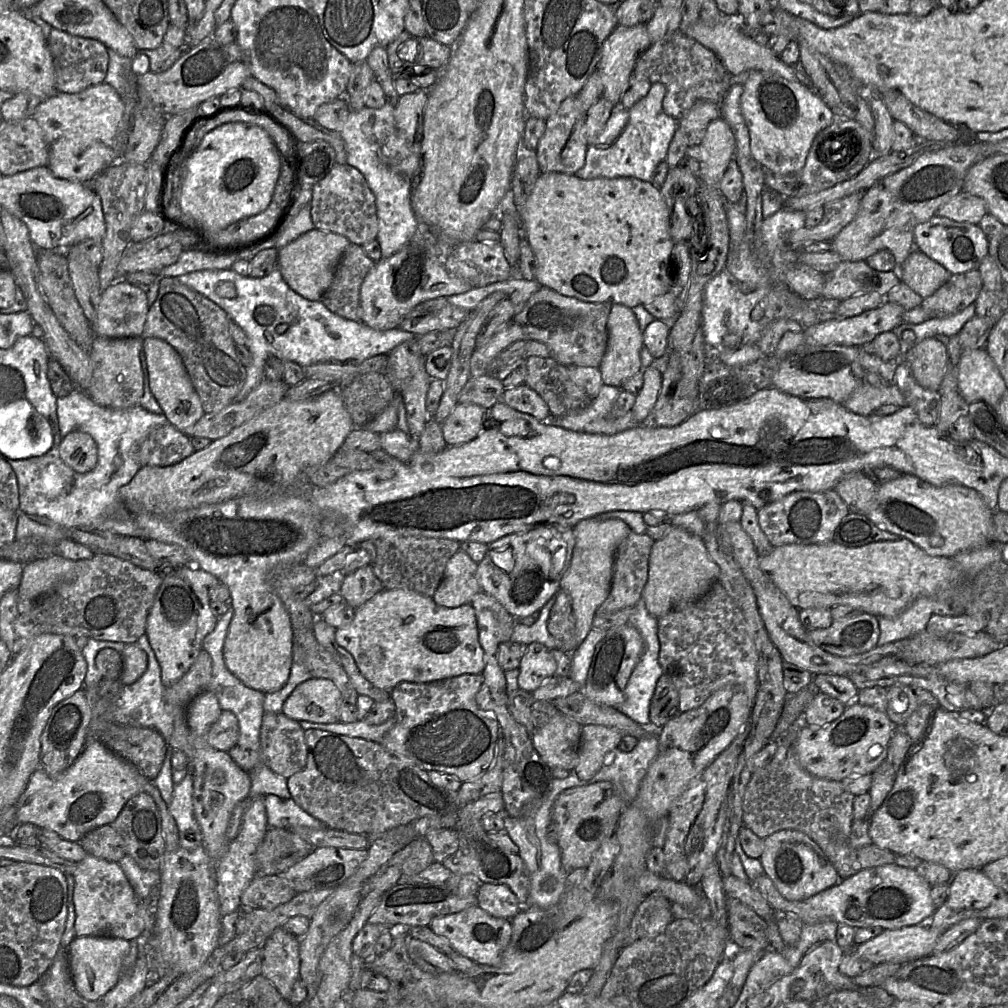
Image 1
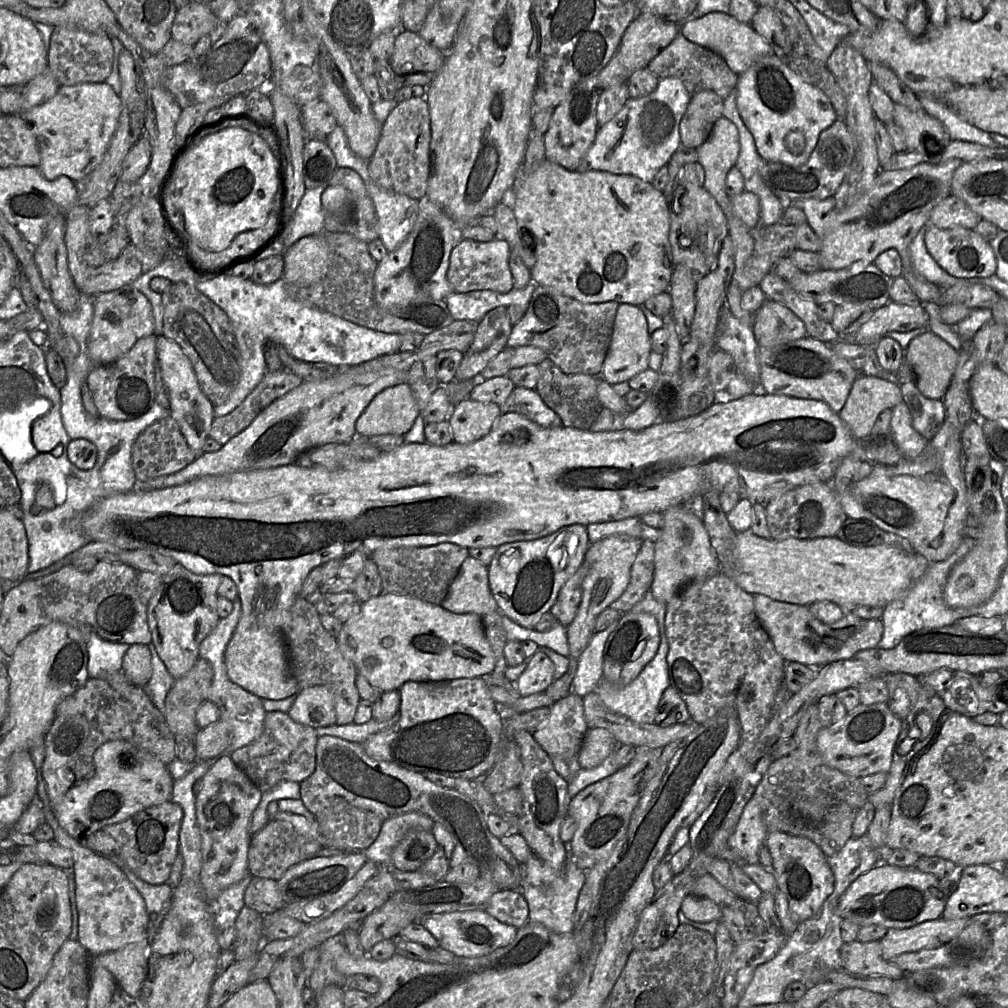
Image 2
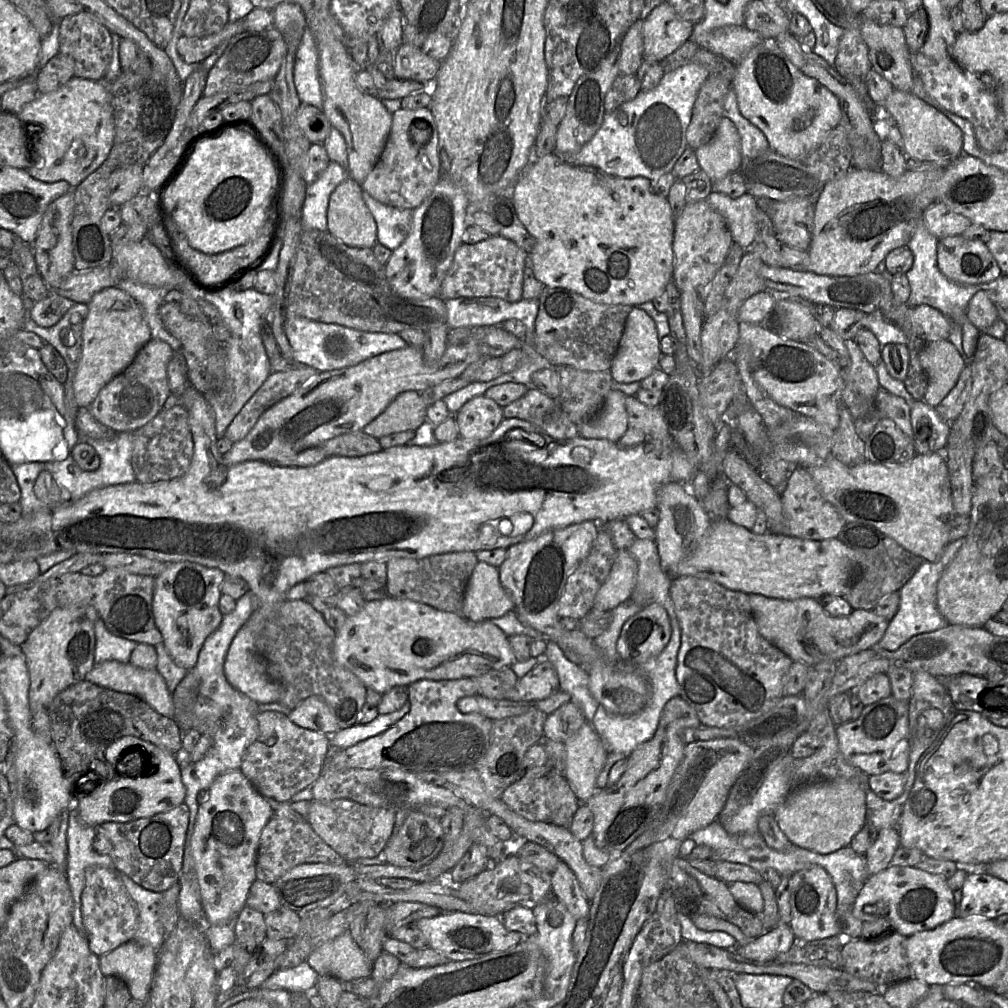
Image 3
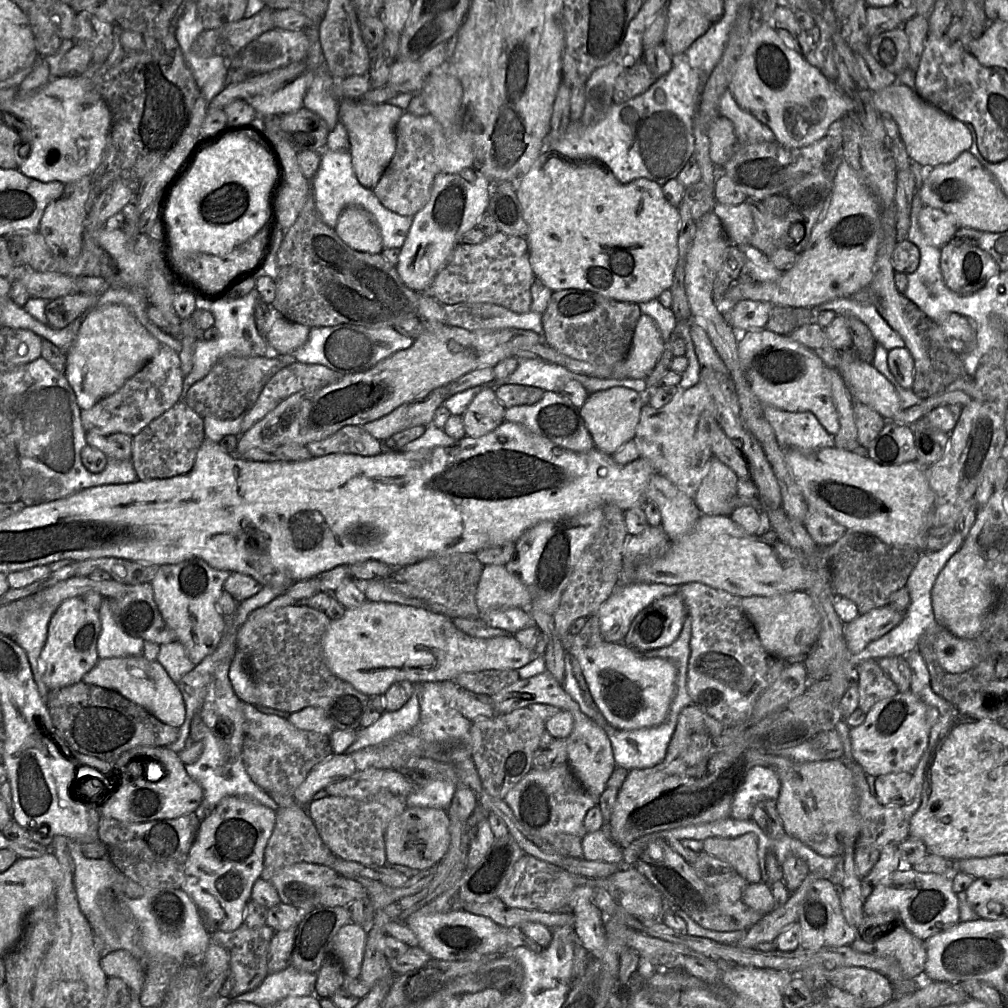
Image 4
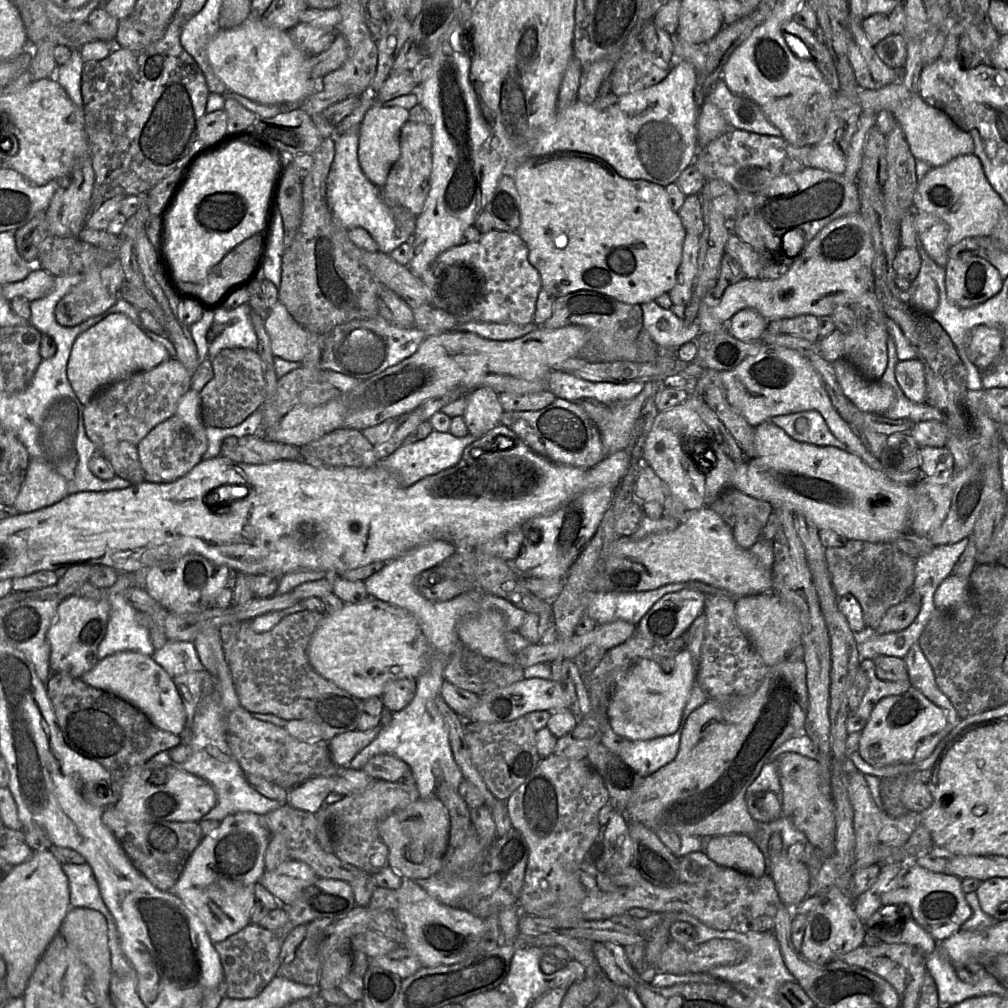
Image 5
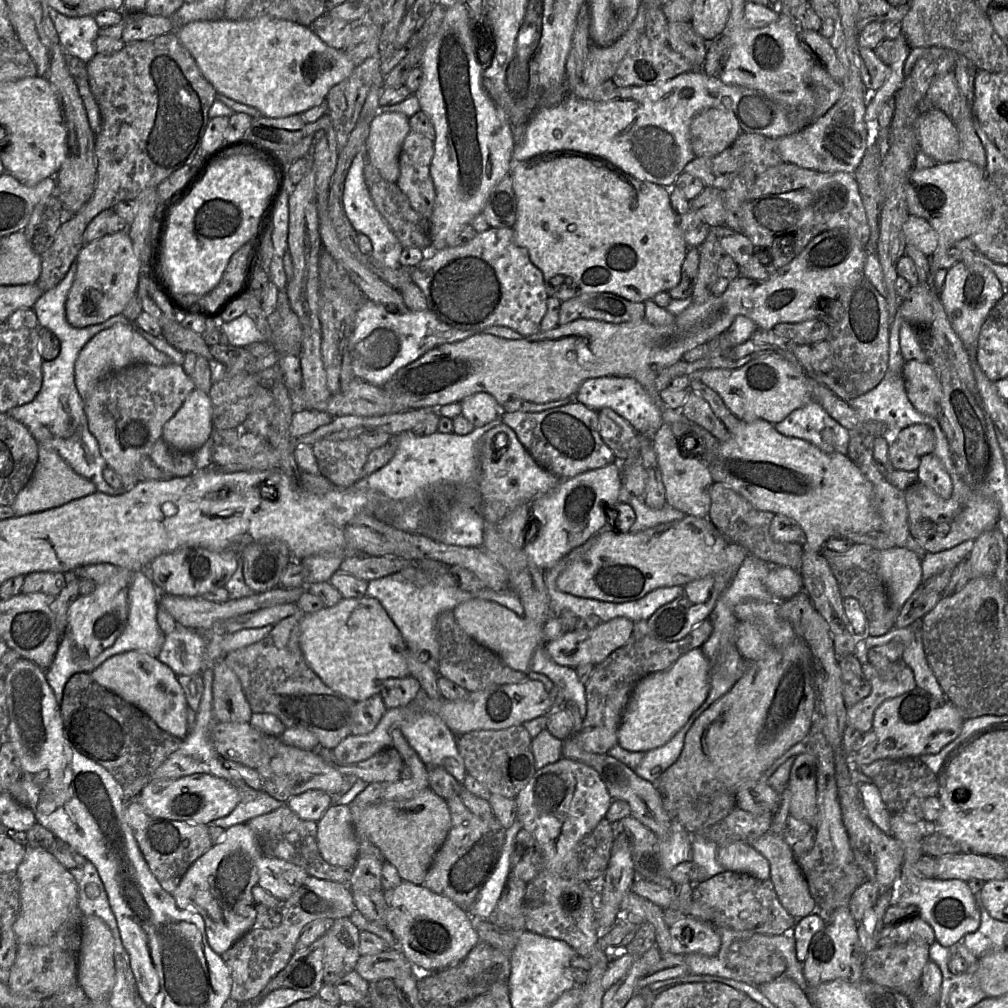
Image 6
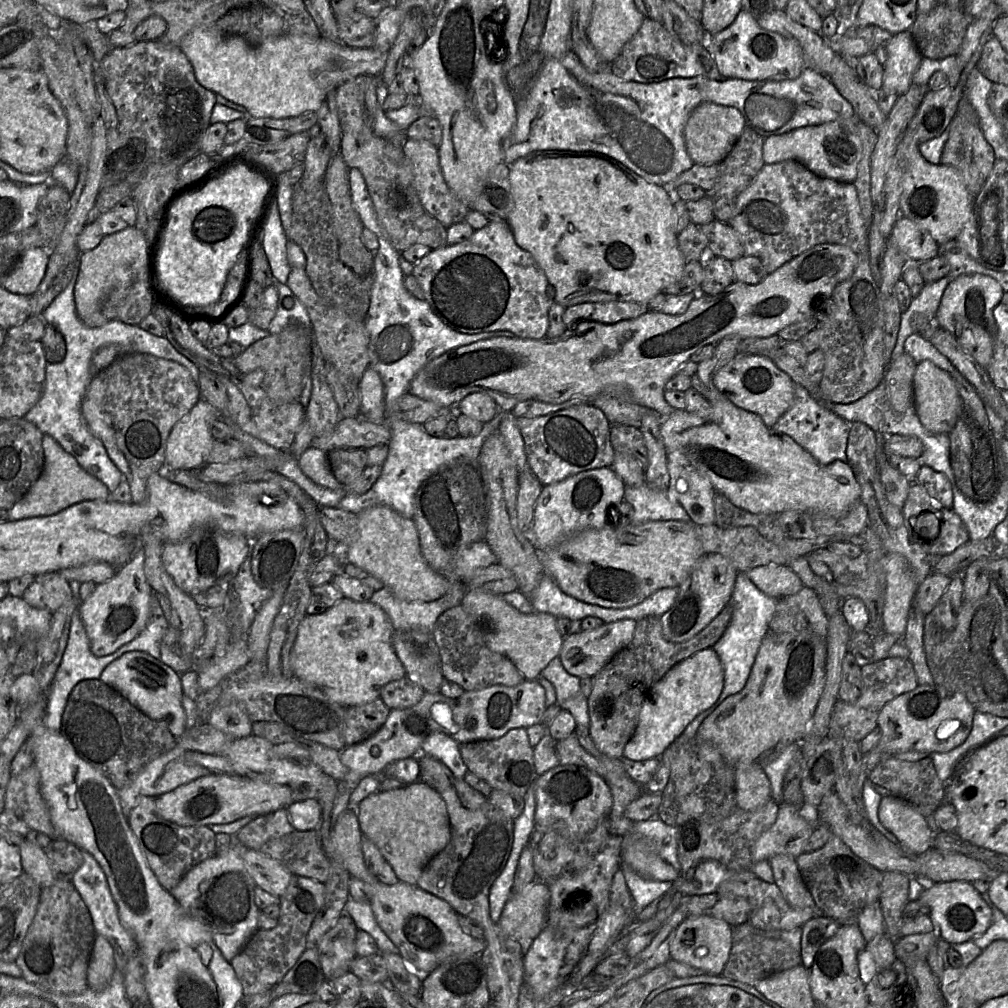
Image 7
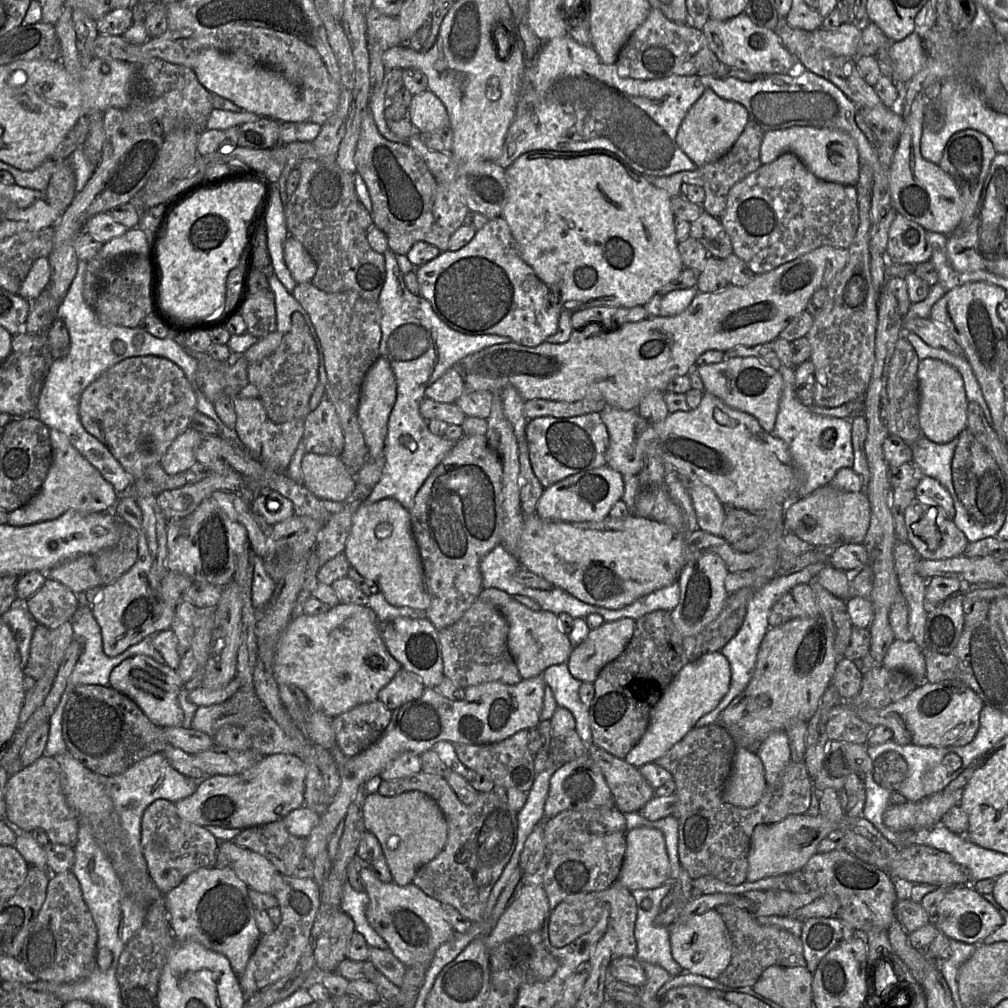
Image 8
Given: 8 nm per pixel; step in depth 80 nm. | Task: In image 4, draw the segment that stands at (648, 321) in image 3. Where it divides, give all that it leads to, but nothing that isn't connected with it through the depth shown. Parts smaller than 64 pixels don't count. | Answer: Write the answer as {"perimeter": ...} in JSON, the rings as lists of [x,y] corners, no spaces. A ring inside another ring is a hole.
{"perimeter":[[[641,314],[624,360],[630,379],[646,379],[665,350],[665,341],[654,319]]]}

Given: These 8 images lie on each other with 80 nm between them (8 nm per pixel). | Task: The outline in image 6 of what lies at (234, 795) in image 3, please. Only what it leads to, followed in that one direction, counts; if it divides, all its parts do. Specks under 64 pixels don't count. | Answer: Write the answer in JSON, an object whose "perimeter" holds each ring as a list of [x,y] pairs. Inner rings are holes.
{"perimeter":[[[247,823],[229,827],[223,839],[199,857],[185,872],[176,889],[171,893],[181,907],[199,913],[204,922],[210,947],[219,955],[227,951],[237,940],[256,924],[256,904],[252,888],[258,883],[257,859],[262,855],[257,840]]]}

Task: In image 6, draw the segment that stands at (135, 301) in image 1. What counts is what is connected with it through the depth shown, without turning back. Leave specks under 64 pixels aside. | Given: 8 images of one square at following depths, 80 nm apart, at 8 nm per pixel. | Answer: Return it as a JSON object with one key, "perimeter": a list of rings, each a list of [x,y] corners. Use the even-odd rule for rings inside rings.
{"perimeter":[[[116,323],[98,332],[81,349],[74,366],[75,384],[82,399],[86,399],[99,380],[135,363],[162,366],[173,362],[168,355],[153,347],[128,324]]]}

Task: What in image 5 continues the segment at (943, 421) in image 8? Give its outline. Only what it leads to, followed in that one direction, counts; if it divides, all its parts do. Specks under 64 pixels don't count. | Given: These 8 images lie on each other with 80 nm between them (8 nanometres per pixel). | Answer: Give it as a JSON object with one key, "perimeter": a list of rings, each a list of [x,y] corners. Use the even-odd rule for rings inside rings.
{"perimeter":[[[917,359],[899,360],[895,367],[896,380],[911,401],[926,402],[924,366]]]}

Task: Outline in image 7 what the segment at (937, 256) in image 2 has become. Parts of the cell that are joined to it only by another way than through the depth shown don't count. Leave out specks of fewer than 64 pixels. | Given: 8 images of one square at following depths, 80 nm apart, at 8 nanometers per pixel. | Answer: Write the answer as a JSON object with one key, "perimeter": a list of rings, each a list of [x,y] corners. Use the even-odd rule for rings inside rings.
{"perimeter":[[[982,274],[961,275],[950,280],[935,315],[935,323],[949,331],[960,346],[986,371],[991,363],[998,332],[993,309],[1004,295],[1002,286],[993,278]]]}

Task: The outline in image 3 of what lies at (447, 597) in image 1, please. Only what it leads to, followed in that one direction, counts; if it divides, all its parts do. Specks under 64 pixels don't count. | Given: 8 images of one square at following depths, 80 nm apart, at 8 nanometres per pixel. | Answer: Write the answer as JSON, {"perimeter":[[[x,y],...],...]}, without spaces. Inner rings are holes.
{"perimeter":[[[478,561],[468,581],[460,615],[471,621],[484,621],[501,617],[513,609],[514,603],[500,582],[498,567]]]}

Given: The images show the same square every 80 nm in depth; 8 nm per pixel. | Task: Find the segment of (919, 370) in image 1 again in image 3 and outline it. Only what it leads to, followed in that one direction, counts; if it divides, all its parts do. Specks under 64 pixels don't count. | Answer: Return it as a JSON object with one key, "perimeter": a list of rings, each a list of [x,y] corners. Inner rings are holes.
{"perimeter":[[[948,340],[927,342],[919,353],[919,360],[928,379],[923,400],[935,407],[956,385],[965,360]]]}

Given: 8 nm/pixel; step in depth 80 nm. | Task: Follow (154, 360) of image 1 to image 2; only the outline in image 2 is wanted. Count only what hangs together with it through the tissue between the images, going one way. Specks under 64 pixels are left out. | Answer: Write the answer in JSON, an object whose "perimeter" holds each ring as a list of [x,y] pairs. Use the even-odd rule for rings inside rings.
{"perimeter":[[[157,336],[158,369],[169,395],[168,413],[177,422],[190,448],[196,455],[203,453],[214,420],[214,406],[202,392],[193,367],[180,346],[164,336]]]}

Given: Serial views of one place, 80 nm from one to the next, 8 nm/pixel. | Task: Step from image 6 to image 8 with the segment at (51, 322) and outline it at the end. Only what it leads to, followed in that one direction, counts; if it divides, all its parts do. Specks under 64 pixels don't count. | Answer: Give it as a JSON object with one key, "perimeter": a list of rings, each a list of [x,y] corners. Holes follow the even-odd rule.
{"perimeter":[[[79,260],[75,277],[65,298],[57,309],[56,318],[60,318],[64,321],[69,332],[69,351],[64,358],[53,359],[49,371],[44,379],[34,415],[50,429],[57,429],[64,433],[70,440],[71,444],[101,473],[103,478],[109,482],[120,495],[131,487],[134,483],[134,478],[122,467],[109,449],[99,439],[85,429],[79,416],[79,402],[82,392],[107,369],[129,357],[153,355],[167,358],[176,363],[183,370],[186,378],[190,382],[196,395],[197,410],[211,419],[215,419],[217,423],[221,423],[221,419],[215,411],[214,404],[206,398],[197,385],[197,360],[191,356],[170,334],[168,337],[162,339],[151,335],[140,326],[126,327],[120,325],[103,325],[99,322],[94,308],[85,301],[83,296],[86,271],[87,261]]]}

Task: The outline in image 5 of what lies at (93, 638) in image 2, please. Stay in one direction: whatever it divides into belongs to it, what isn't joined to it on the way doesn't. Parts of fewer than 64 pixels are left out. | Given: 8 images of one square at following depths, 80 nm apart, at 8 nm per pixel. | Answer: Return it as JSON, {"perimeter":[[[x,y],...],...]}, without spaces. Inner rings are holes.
{"perimeter":[[[120,573],[118,581],[108,590],[110,618],[104,639],[98,647],[98,660],[121,652],[133,651],[153,656],[156,652],[150,639],[150,630],[137,620],[136,609],[128,602],[126,591],[139,587],[133,573]]]}

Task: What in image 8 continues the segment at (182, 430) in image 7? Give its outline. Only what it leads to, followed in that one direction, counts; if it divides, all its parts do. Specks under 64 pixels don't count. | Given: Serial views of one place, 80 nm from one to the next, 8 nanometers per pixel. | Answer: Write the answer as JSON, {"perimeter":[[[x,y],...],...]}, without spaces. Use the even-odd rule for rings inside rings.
{"perimeter":[[[189,426],[167,448],[160,464],[166,474],[176,475],[188,470],[195,462],[195,451],[200,445],[203,435]]]}

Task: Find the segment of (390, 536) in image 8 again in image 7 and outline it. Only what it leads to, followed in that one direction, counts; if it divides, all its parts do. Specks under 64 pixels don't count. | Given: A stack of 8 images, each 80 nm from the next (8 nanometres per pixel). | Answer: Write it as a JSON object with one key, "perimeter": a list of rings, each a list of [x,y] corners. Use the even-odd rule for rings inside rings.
{"perimeter":[[[377,505],[358,514],[357,539],[344,549],[346,562],[368,572],[395,596],[406,601],[431,602],[449,589],[449,581],[434,572],[420,551],[419,536],[414,521],[386,505]]]}

